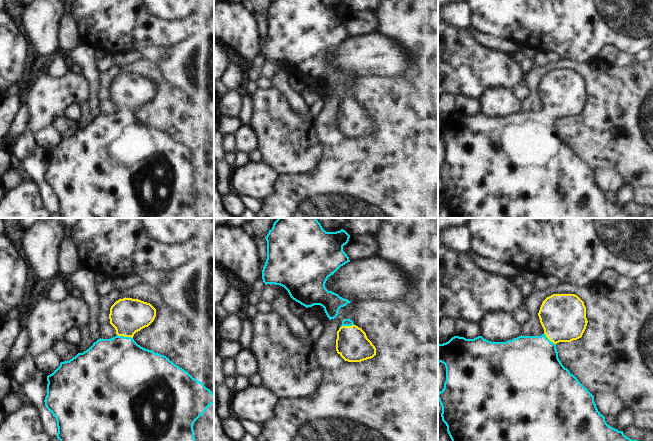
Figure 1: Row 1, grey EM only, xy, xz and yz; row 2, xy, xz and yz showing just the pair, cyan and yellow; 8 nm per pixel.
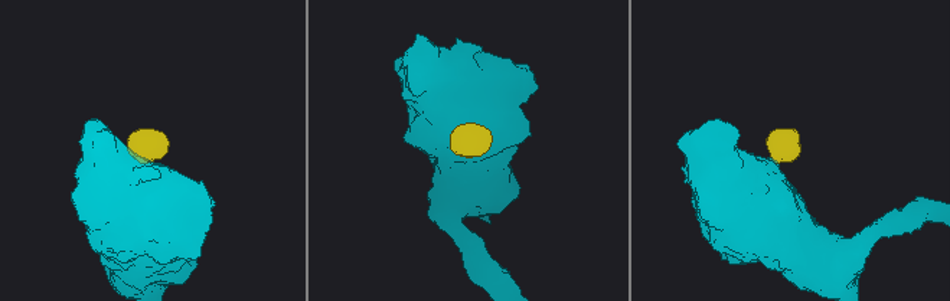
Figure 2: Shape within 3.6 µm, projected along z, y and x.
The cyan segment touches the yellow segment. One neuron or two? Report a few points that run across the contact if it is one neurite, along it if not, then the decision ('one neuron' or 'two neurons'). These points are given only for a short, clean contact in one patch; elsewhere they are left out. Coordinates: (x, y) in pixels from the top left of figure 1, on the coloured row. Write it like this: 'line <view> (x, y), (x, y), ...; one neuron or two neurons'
line xy (118, 367), (125, 337), (128, 316); one neuron

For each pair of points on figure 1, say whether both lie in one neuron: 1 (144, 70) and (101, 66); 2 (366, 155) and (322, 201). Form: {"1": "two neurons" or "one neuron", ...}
{"1": "two neurons", "2": "one neuron"}

